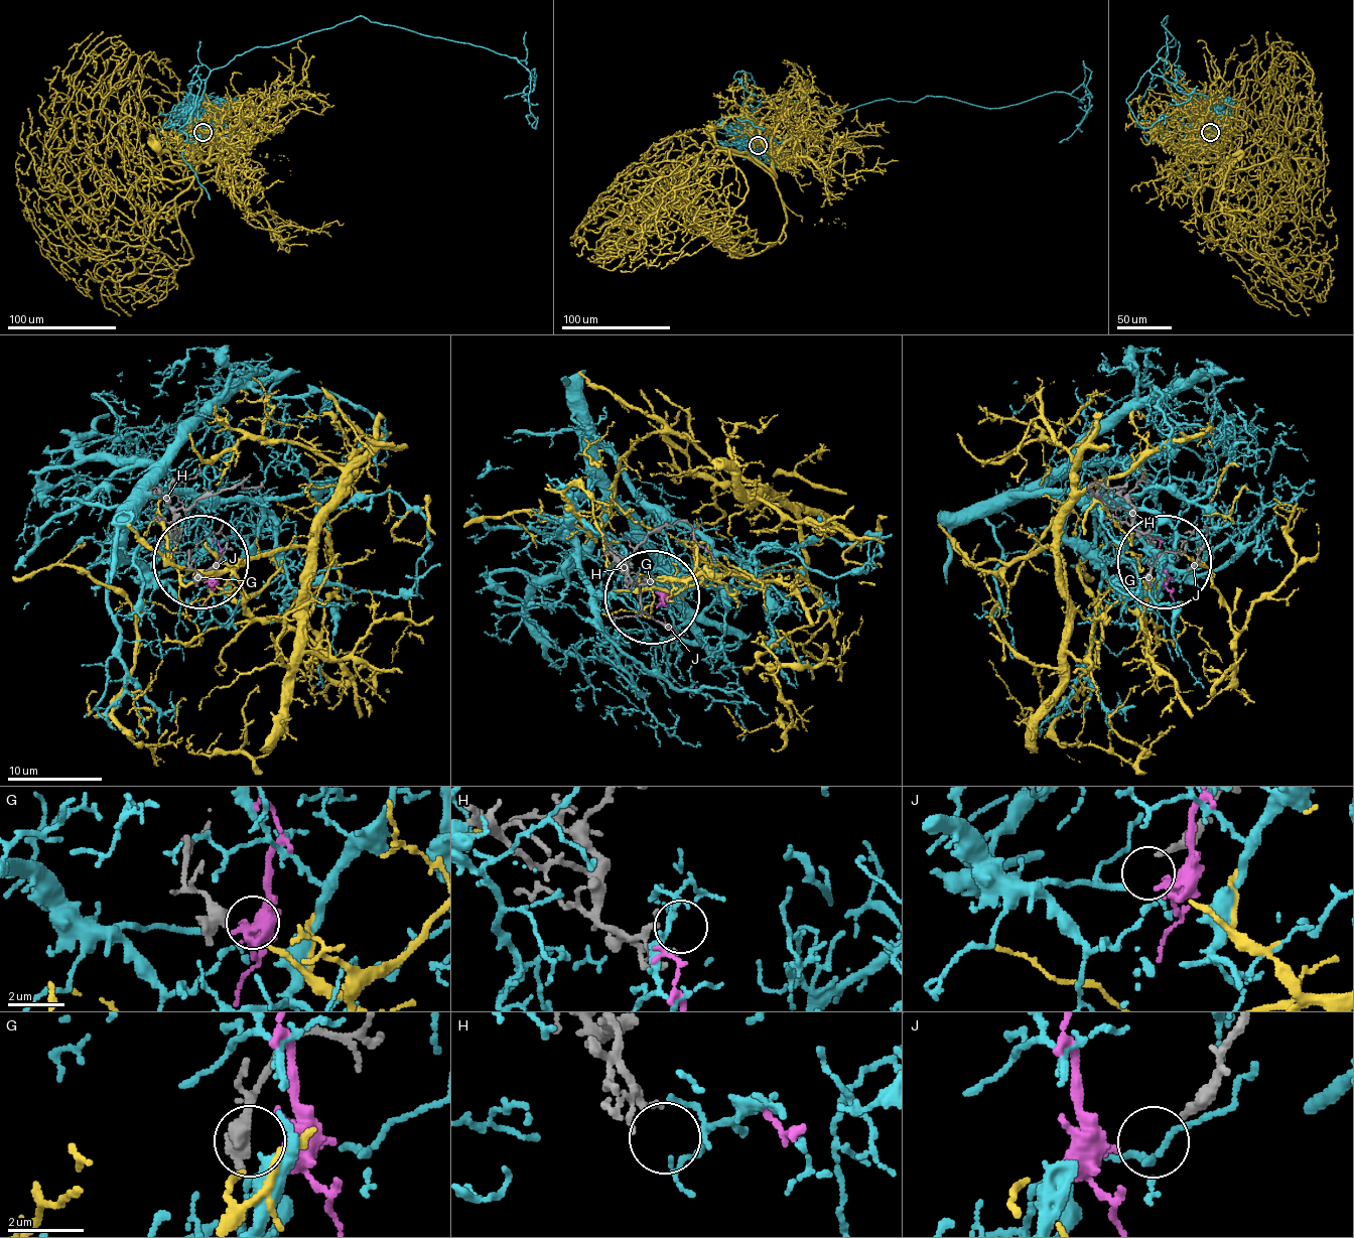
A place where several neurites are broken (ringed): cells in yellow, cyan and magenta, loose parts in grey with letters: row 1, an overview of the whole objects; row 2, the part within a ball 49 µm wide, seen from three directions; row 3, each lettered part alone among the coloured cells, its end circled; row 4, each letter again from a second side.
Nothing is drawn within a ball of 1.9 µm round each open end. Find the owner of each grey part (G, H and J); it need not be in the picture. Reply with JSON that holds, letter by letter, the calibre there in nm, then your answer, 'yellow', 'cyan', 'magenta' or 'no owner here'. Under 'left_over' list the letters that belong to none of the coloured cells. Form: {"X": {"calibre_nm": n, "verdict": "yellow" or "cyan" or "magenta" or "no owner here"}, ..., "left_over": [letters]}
{"G": {"calibre_nm": 500, "verdict": "yellow"}, "H": {"calibre_nm": 180, "verdict": "no owner here"}, "J": {"calibre_nm": 170, "verdict": "cyan"}, "left_over": ["H"]}

